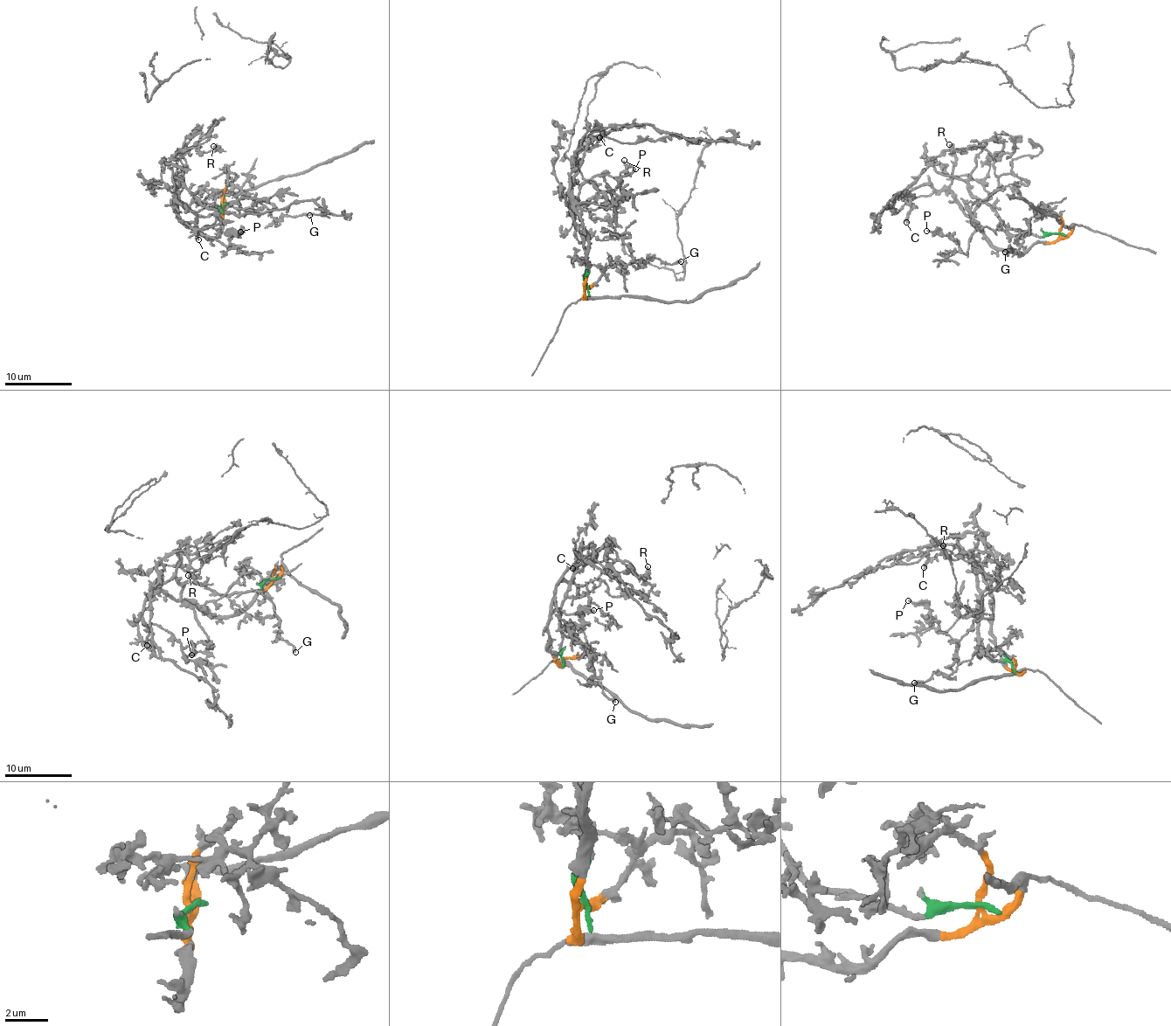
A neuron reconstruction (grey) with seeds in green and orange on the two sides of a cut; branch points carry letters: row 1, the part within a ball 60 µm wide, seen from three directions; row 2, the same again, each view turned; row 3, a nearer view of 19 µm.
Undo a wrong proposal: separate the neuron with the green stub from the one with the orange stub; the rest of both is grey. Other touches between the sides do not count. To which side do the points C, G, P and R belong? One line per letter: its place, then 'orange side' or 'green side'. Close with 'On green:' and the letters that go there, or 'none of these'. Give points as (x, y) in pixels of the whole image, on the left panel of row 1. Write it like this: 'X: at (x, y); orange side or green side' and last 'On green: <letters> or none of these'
C: at (198, 239); orange side
G: at (309, 215); orange side
P: at (240, 232); orange side
R: at (213, 146); green side
On green: R

